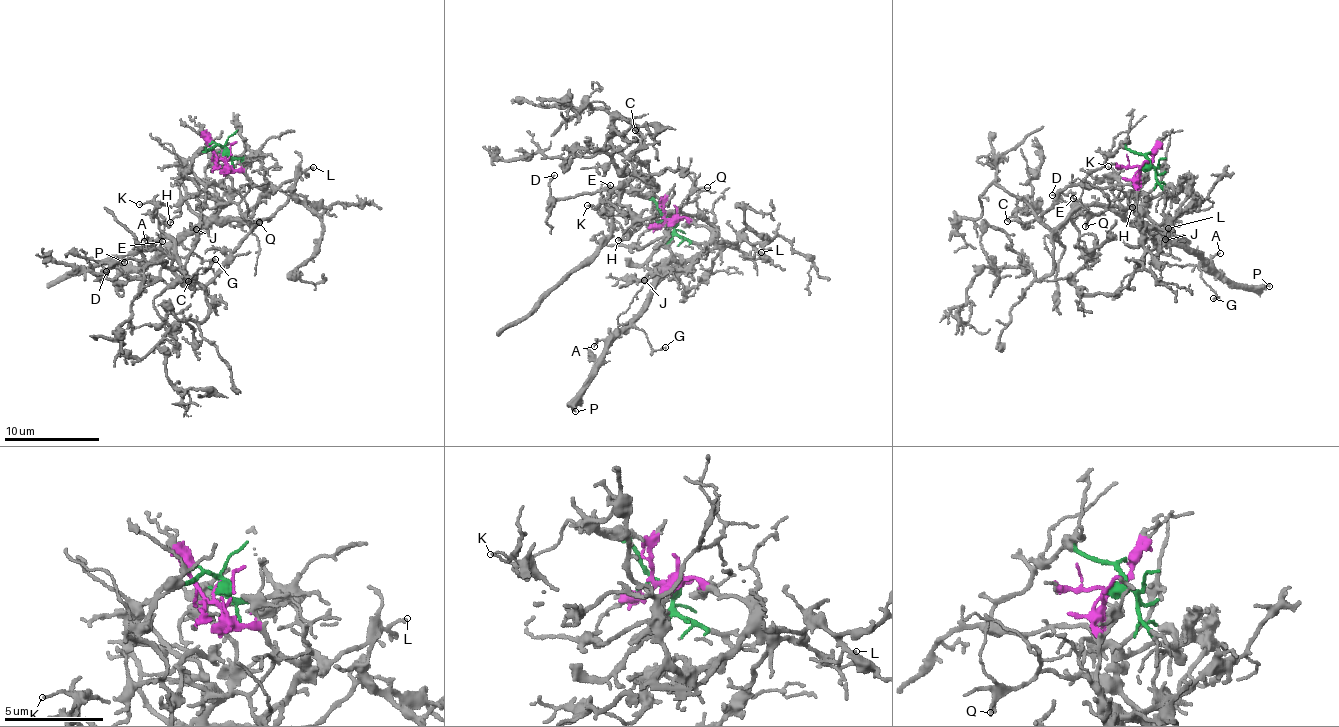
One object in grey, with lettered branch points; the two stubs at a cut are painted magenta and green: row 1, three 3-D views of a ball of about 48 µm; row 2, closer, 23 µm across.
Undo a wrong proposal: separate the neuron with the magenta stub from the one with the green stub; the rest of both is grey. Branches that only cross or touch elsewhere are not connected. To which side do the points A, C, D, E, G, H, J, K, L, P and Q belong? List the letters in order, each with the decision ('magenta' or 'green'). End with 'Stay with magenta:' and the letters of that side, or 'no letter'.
A: magenta
C: green
D: green
E: green
G: magenta
H: magenta
J: magenta
K: green
L: magenta
P: magenta
Q: magenta
Stay with magenta: A, G, H, J, L, P, Q

